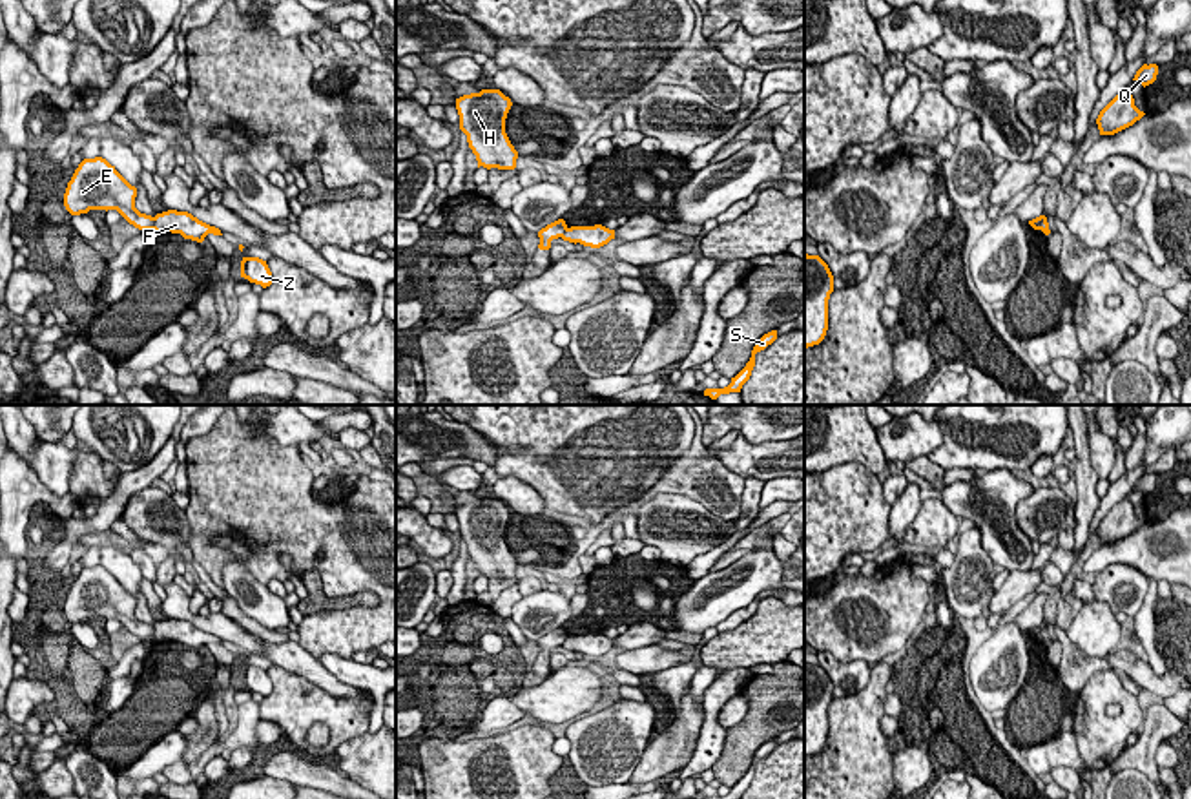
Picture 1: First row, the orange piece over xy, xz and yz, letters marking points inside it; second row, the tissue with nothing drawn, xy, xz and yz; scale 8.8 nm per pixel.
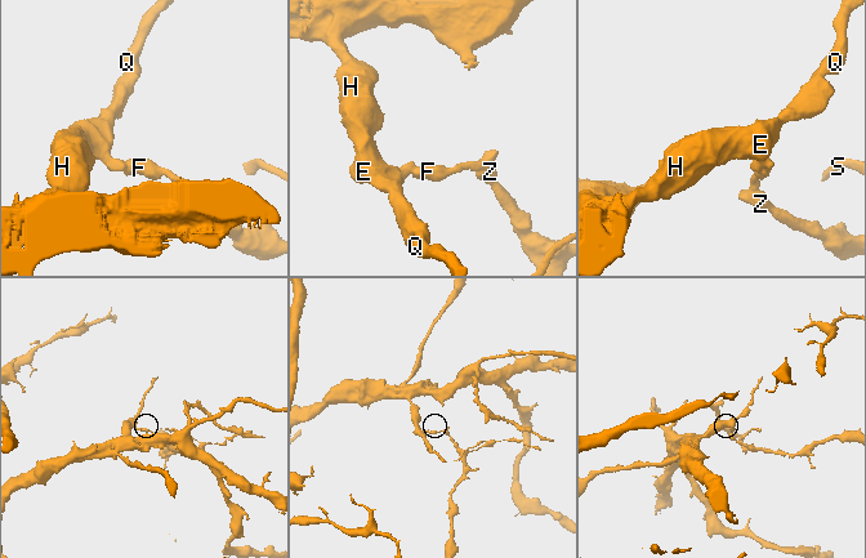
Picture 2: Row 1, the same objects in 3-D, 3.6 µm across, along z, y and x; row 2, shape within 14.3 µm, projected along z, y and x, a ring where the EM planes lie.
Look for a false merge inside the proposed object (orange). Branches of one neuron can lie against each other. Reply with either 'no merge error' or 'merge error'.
merge error

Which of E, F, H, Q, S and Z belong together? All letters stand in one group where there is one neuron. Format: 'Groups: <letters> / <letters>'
Groups: E H Q / F S Z

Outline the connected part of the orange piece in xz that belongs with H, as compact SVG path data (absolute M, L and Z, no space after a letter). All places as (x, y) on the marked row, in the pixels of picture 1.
M482 89L456 99L460 130L467 135L478 168L514 170L518 151L505 133L513 102L500 89Z

